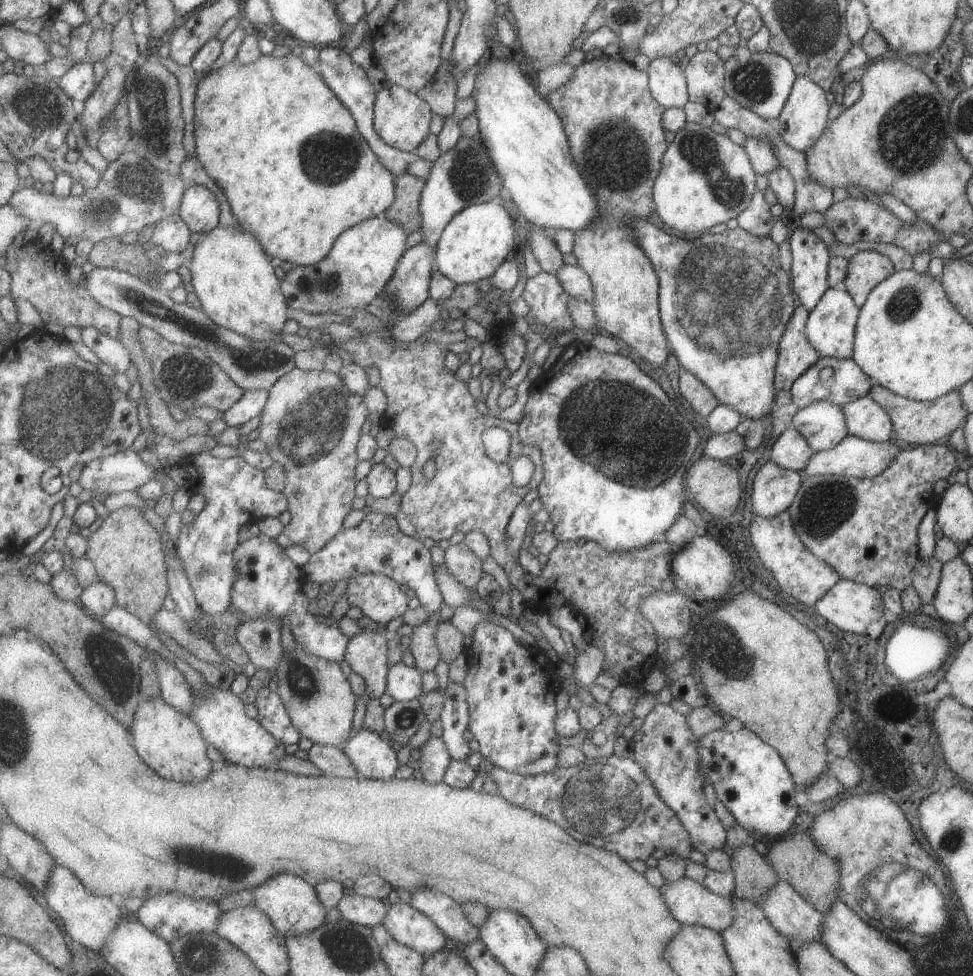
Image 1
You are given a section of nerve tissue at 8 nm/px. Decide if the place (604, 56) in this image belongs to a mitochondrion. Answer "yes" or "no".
no

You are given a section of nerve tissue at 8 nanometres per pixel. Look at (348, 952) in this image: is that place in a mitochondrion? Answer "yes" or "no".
yes

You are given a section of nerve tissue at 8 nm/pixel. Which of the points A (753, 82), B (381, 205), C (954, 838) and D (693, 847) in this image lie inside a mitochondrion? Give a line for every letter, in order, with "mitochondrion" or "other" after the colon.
A: mitochondrion
B: other
C: mitochondrion
D: other

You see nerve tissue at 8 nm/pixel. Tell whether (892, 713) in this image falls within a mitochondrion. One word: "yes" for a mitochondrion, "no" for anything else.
no

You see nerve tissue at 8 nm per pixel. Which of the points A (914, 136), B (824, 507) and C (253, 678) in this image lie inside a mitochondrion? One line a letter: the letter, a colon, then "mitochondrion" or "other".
A: mitochondrion
B: mitochondrion
C: other

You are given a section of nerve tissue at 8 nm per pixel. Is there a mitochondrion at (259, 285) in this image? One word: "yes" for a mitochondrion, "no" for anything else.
no

